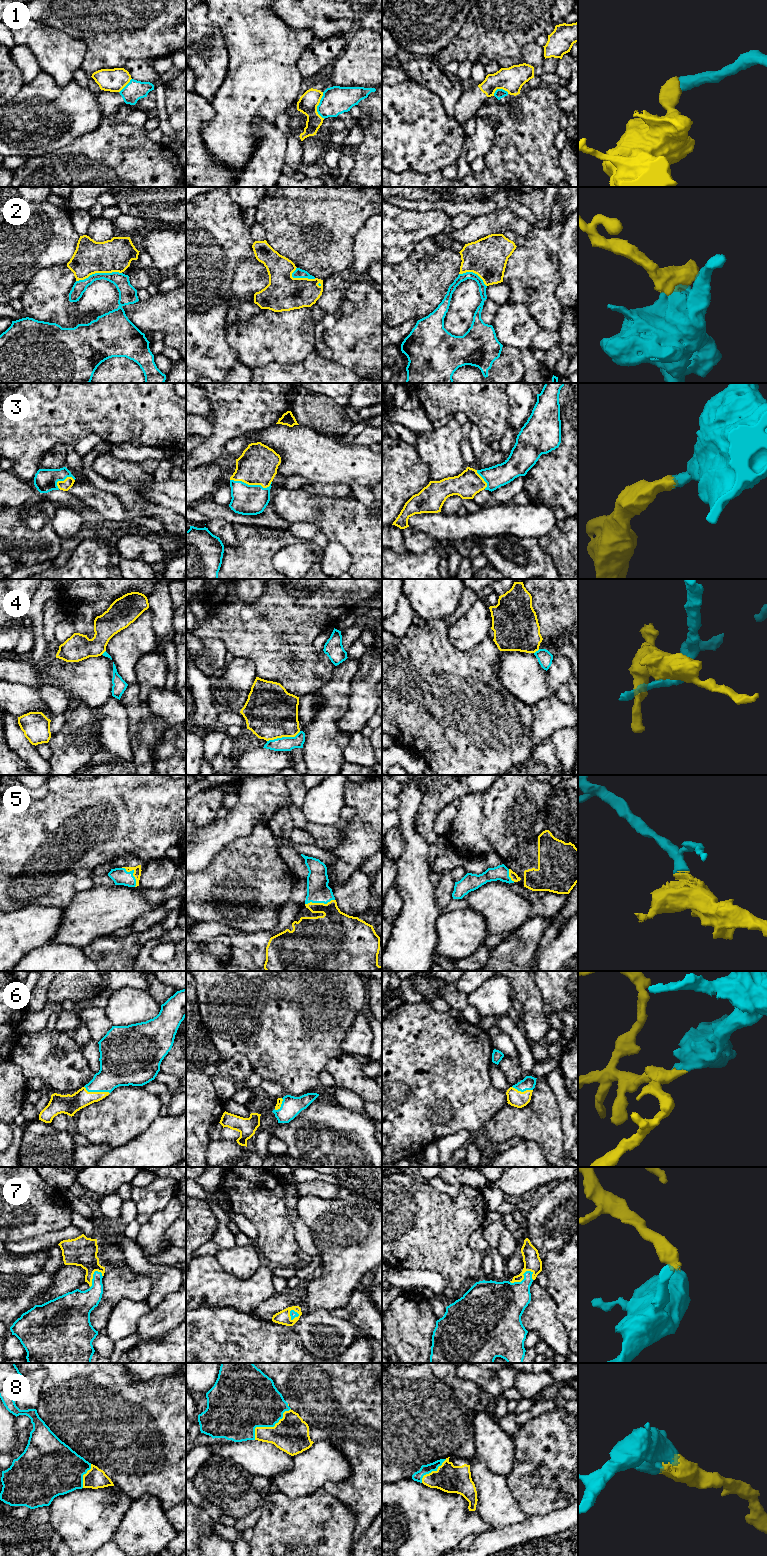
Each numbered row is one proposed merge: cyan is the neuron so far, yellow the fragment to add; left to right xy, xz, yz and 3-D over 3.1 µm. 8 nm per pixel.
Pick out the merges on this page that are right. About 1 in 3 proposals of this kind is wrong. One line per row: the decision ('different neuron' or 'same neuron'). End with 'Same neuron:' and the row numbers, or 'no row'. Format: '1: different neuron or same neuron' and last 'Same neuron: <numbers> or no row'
1: different neuron
2: different neuron
3: same neuron
4: different neuron
5: same neuron
6: same neuron
7: same neuron
8: same neuron
Same neuron: 3, 5, 6, 7, 8

